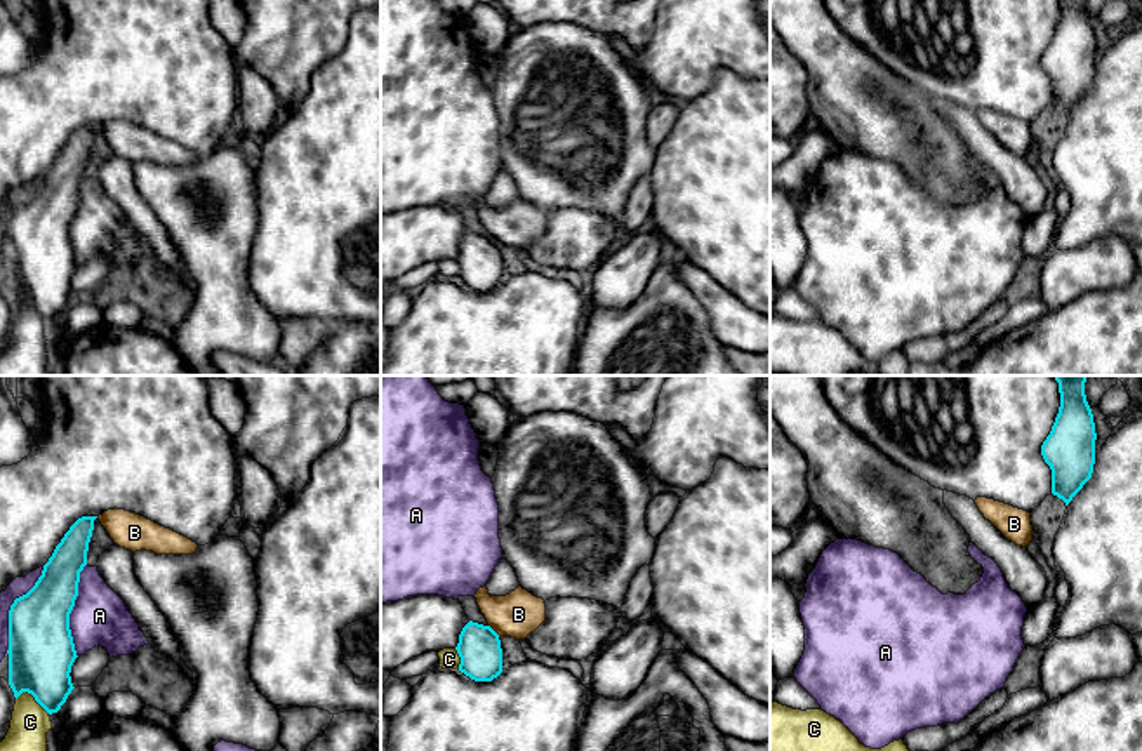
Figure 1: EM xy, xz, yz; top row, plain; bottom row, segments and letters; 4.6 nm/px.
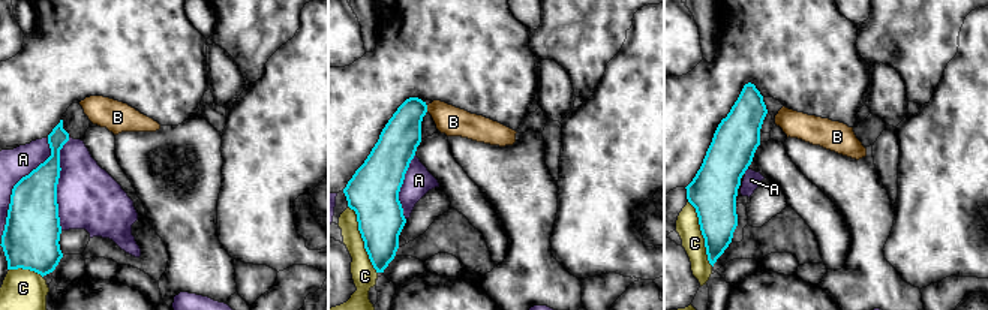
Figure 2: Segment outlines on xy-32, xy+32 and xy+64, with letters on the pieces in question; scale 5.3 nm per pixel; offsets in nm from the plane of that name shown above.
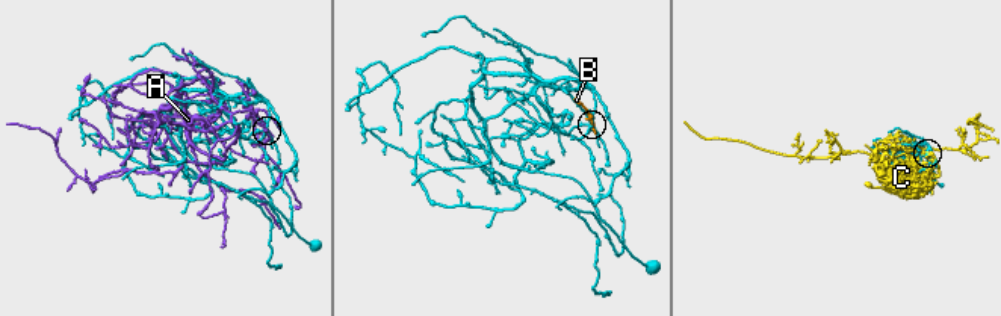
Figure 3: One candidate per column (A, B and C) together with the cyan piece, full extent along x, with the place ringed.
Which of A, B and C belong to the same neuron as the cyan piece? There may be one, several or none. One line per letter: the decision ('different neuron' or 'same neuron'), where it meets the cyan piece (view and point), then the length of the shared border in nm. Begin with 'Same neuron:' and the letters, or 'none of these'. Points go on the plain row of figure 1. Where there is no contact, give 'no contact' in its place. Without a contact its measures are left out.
Same neuron: none of these
A: different neuron | xy (72, 219) | 440 nm
B: different neuron | xz (492, 240) | 80 nm
C: different neuron | xy (33, 306) | 180 nm

